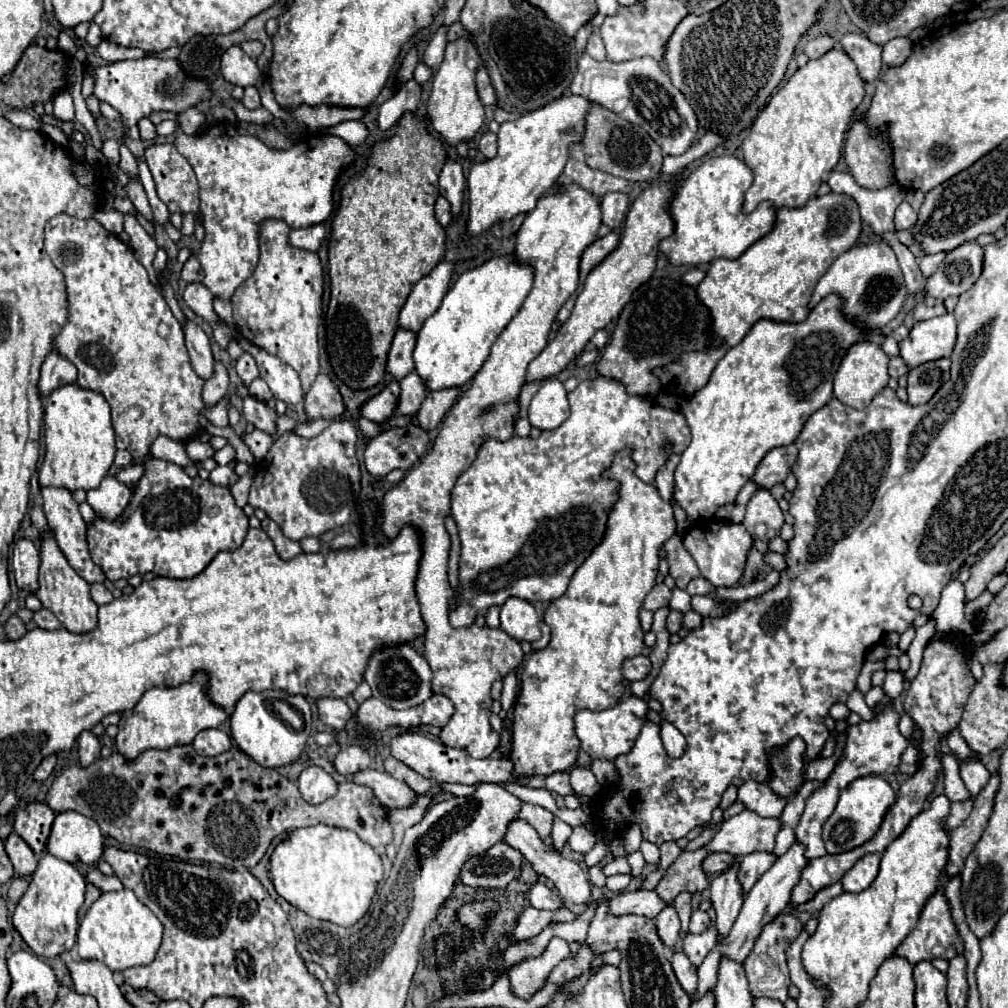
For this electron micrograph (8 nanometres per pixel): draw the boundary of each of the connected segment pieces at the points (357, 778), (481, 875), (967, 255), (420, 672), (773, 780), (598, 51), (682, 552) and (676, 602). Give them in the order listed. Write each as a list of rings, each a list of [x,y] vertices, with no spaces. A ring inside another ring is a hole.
[[[373,768],[361,770],[357,774],[351,776],[353,782],[357,784],[365,784],[369,788],[373,788],[375,796],[387,806],[387,808],[409,808],[415,804],[417,794],[415,790],[411,790],[405,782],[395,780],[391,774],[387,772],[379,772]]]
[[[497,842],[485,854],[473,856],[461,870],[461,880],[473,888],[507,888],[519,876],[525,860],[517,848]]]
[[[965,242],[947,252],[947,258],[927,278],[925,292],[933,298],[961,296],[967,292],[983,270],[983,248],[977,242]]]
[[[399,644],[391,648],[383,648],[375,652],[365,670],[365,682],[373,690],[373,698],[379,698],[391,708],[403,710],[411,706],[419,706],[427,698],[431,698],[431,668],[423,656],[419,656],[409,644]]]
[[[795,736],[783,748],[771,748],[771,752],[767,754],[767,762],[767,786],[785,800],[793,798],[805,782],[805,742]]]
[[[591,34],[587,40],[587,52],[595,58],[595,60],[605,60],[605,46],[599,34]]]
[[[673,534],[665,542],[665,554],[669,562],[669,574],[675,578],[677,586],[687,586],[693,578],[699,576],[699,568],[691,558],[691,554],[685,550],[679,534]]]
[[[673,588],[673,598],[671,598],[669,606],[679,612],[689,612],[691,610],[691,596],[681,588]]]

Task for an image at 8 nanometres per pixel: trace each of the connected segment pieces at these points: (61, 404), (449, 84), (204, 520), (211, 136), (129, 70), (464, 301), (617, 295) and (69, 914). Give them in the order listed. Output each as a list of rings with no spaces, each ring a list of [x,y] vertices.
[[[65,384],[55,388],[45,400],[45,460],[39,470],[41,486],[63,486],[69,490],[91,490],[107,476],[115,458],[115,436],[111,408],[103,394]]]
[[[465,36],[461,40],[447,44],[445,60],[441,62],[439,70],[433,76],[433,88],[427,100],[427,118],[429,118],[429,126],[435,132],[439,132],[449,146],[457,146],[461,142],[473,140],[485,122],[483,104],[479,102],[475,90],[475,72],[479,66],[481,66],[481,58],[469,36]]]
[[[149,458],[143,462],[143,466],[145,472],[141,480],[133,484],[133,496],[123,516],[119,516],[119,520],[103,520],[99,514],[95,514],[93,522],[87,526],[89,554],[111,582],[147,572],[165,578],[193,578],[207,568],[217,552],[237,550],[243,544],[249,520],[235,504],[229,488],[213,486],[209,480],[201,480],[197,476],[189,478],[181,466],[165,460]]]
[[[213,126],[209,128],[209,132],[195,136],[179,134],[175,146],[189,160],[199,180],[201,216],[205,220],[203,222],[205,240],[197,254],[197,260],[201,262],[201,268],[205,272],[203,284],[211,290],[213,296],[223,300],[229,300],[235,288],[243,284],[257,266],[259,246],[253,244],[257,244],[259,224],[267,218],[285,220],[291,228],[307,228],[313,224],[321,224],[333,212],[331,194],[339,174],[343,172],[345,166],[353,164],[357,156],[355,150],[345,140],[329,134],[315,134],[315,136],[307,134],[287,150],[273,150],[267,148],[265,142],[261,142],[257,136],[241,136],[241,134],[229,136],[227,130],[223,130],[223,126]]]
[[[147,56],[141,60],[119,60],[107,66],[93,68],[95,96],[101,102],[111,104],[123,114],[125,128],[131,128],[141,118],[151,112],[175,112],[183,114],[187,108],[197,106],[213,98],[213,88],[207,80],[191,80],[183,68],[179,68],[177,58],[155,58]]]
[[[515,254],[495,256],[485,264],[471,268],[459,276],[445,294],[439,310],[429,316],[417,334],[413,352],[415,370],[423,378],[427,390],[465,386],[487,360],[493,342],[519,312],[523,300],[533,286],[535,270],[519,262]]]
[[[653,184],[647,190],[643,190],[641,196],[631,204],[625,218],[623,234],[619,238],[619,246],[589,272],[583,290],[575,300],[569,320],[561,324],[557,338],[553,338],[543,348],[543,352],[527,366],[527,374],[525,374],[527,384],[553,378],[559,372],[563,372],[569,366],[569,362],[573,362],[581,354],[585,344],[593,338],[595,330],[605,328],[611,320],[615,320],[623,310],[623,306],[627,304],[627,300],[631,298],[631,294],[651,278],[659,254],[659,242],[671,236],[675,230],[675,224],[669,214],[673,188],[675,184]]]
[[[43,854],[37,870],[29,882],[27,892],[19,900],[13,912],[13,926],[27,942],[27,946],[43,958],[59,956],[73,948],[77,938],[77,912],[85,900],[85,878],[69,862],[59,860],[51,854]]]

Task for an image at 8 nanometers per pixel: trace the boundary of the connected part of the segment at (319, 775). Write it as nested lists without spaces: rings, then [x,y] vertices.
[[[307,766],[301,772],[297,786],[309,804],[321,804],[337,794],[337,782],[319,766]]]

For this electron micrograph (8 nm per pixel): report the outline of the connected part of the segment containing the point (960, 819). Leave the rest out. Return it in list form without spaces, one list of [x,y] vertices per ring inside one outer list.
[[[973,798],[967,800],[967,802],[953,802],[951,804],[951,814],[947,818],[947,830],[963,824],[967,820],[967,816],[971,814],[971,808],[973,808]]]

